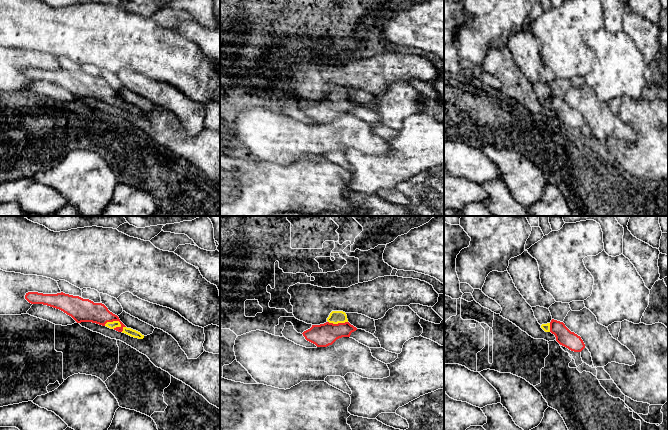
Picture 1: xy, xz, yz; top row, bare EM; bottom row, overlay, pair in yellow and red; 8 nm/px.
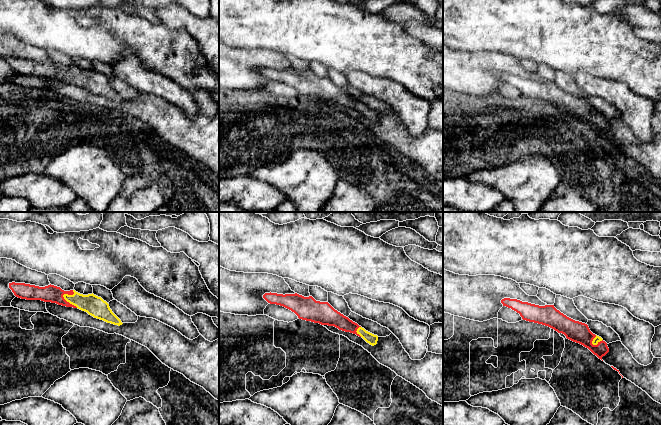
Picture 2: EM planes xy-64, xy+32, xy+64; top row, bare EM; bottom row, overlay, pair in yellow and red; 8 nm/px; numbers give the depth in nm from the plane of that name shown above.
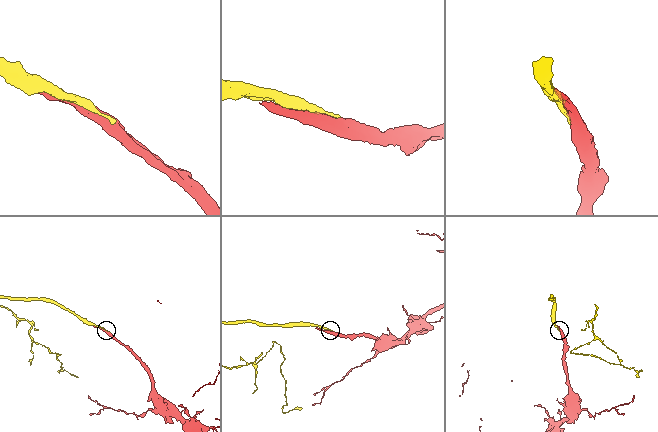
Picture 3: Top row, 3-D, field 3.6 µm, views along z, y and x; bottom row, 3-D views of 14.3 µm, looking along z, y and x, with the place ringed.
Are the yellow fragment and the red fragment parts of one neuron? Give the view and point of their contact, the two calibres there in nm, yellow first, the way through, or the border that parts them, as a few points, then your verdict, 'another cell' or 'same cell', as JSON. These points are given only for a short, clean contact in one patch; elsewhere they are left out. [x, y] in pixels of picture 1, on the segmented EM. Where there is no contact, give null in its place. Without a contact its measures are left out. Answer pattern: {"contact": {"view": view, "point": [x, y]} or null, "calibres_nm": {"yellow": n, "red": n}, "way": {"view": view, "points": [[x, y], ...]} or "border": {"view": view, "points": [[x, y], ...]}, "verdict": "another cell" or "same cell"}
{"contact": {"view": "xy", "point": [116, 321]}, "calibres_nm": {"yellow": 60, "red": 180}, "verdict": "same cell"}

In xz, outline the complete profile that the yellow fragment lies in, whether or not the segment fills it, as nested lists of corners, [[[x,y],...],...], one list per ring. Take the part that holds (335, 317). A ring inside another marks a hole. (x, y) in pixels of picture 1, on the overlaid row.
[[[332,311],[327,322],[312,327],[302,334],[305,339],[317,347],[332,345],[337,339],[350,337],[357,328],[348,322],[347,315],[343,311]]]

